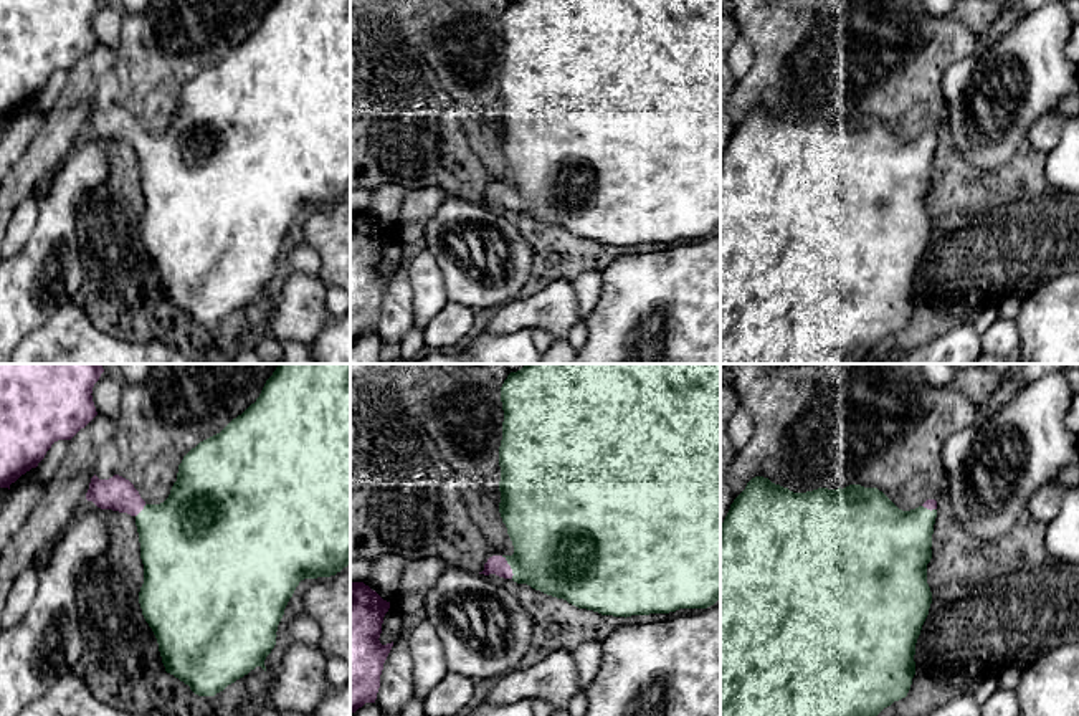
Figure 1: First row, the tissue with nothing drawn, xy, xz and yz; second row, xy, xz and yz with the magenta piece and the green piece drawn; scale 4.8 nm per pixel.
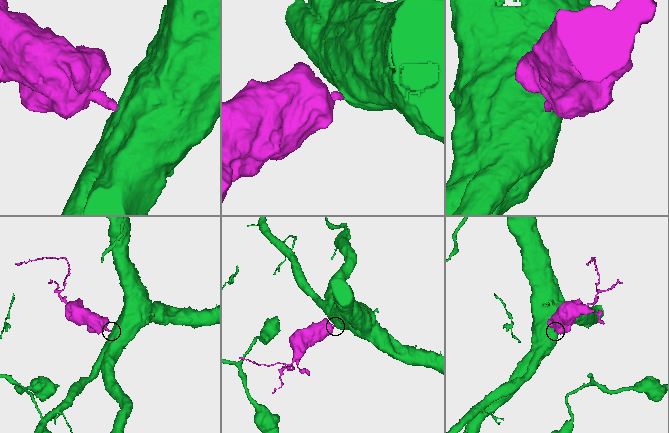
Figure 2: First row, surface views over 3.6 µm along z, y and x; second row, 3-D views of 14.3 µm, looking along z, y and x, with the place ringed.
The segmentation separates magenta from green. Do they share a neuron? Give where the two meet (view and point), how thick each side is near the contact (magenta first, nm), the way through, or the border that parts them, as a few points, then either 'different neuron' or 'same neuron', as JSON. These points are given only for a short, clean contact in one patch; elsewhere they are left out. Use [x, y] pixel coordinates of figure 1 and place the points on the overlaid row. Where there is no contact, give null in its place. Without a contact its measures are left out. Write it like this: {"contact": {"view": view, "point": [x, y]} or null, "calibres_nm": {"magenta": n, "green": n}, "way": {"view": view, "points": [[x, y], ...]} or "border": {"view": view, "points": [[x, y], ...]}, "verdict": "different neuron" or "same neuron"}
{"contact": {"view": "xz", "point": [509, 568]}, "calibres_nm": {"magenta": 90, "green": 440}, "way": {"view": "xz", "points": [[496, 564], [509, 568], [522, 568], [557, 549]]}, "verdict": "same neuron"}

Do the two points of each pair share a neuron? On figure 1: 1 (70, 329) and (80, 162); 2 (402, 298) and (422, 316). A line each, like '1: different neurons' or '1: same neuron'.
1: different neurons
2: different neurons

